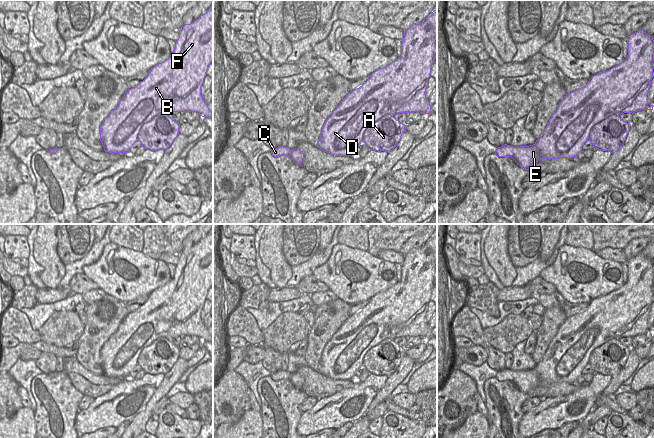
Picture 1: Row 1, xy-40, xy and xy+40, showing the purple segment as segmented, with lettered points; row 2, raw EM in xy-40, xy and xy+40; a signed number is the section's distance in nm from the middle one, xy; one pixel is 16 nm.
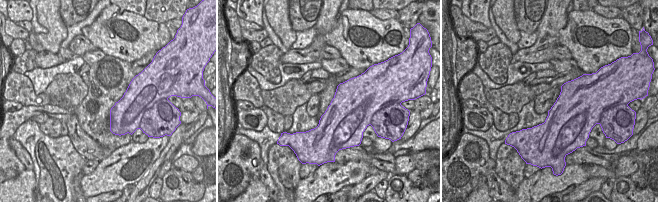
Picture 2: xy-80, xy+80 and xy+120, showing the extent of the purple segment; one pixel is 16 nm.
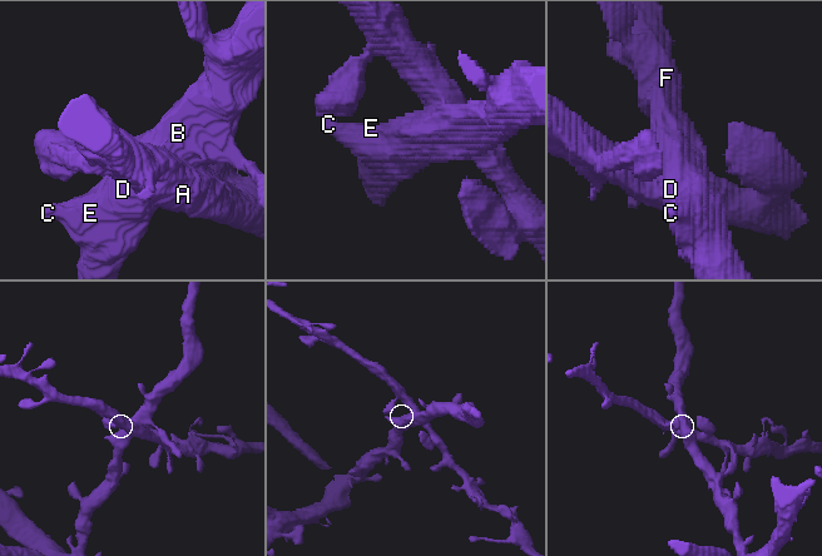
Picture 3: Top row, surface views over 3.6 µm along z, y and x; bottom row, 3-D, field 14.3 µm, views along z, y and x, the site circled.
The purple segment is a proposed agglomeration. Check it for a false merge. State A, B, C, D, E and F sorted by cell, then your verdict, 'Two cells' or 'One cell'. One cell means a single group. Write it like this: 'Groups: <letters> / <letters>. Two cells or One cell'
Groups: A / B C D E F. Two cells.

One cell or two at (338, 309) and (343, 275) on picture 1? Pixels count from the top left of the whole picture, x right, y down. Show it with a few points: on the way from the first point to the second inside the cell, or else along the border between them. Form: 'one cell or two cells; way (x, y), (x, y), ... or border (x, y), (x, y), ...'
two cells; border (338, 297), (348, 304)

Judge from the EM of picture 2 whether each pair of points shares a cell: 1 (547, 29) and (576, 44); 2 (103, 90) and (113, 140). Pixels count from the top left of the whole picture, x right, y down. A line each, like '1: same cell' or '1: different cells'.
1: different cells
2: same cell

